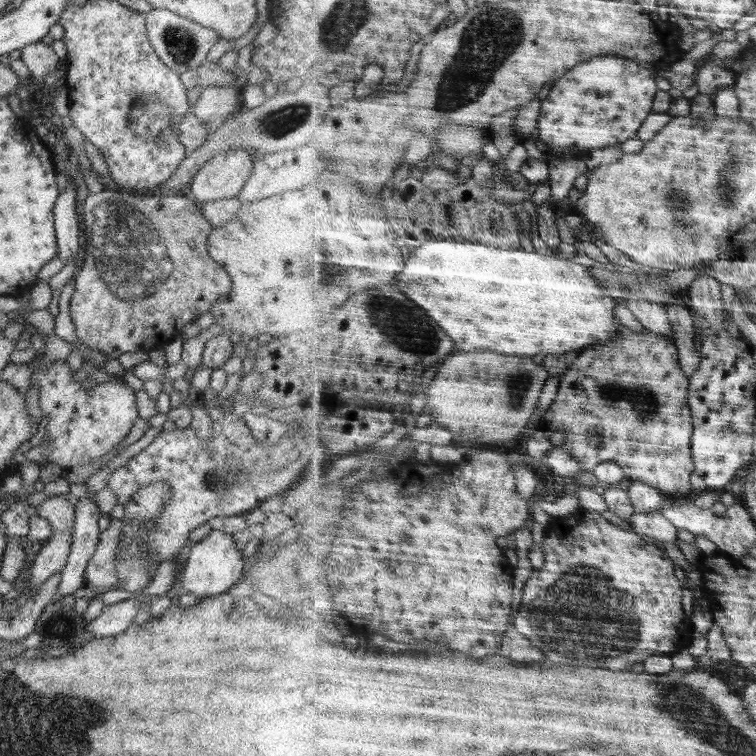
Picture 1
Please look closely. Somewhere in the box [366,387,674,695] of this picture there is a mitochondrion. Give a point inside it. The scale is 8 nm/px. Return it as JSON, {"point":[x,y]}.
{"point":[598,620]}

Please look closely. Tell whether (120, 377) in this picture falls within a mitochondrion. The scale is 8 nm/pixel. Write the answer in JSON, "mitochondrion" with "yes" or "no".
{"mitochondrion":"no"}

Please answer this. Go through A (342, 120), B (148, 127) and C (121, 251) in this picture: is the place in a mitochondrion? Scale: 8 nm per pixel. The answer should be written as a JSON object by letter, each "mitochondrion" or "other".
{"A":"other","B":"mitochondrion","C":"mitochondrion"}

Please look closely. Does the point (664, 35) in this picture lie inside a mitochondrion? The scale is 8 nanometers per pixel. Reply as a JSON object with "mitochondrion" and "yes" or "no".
{"mitochondrion":"no"}

